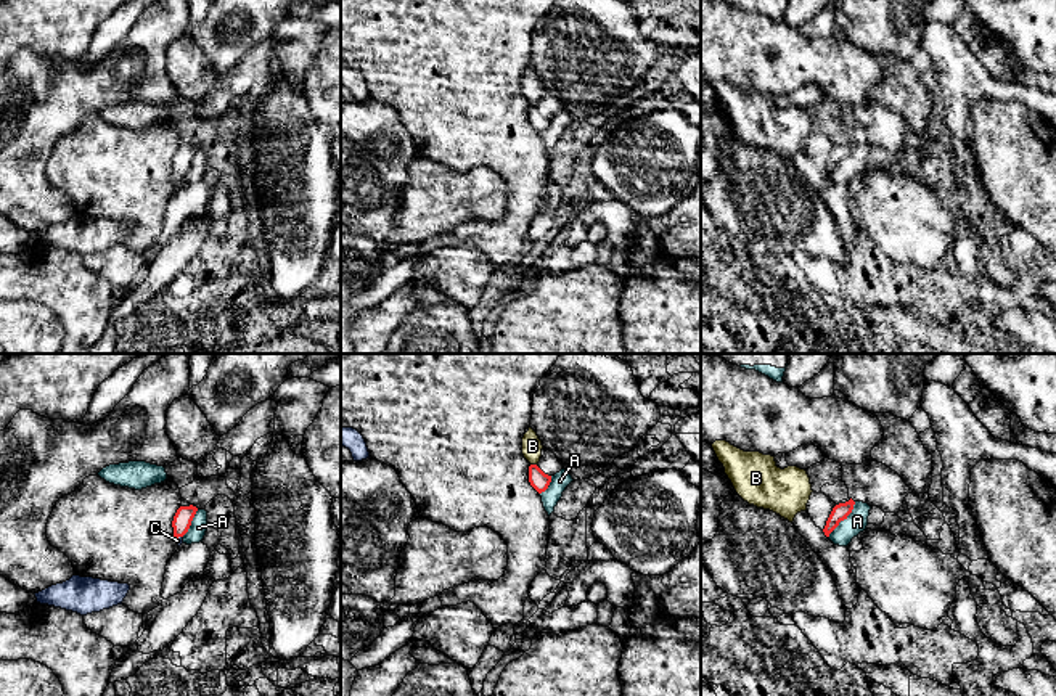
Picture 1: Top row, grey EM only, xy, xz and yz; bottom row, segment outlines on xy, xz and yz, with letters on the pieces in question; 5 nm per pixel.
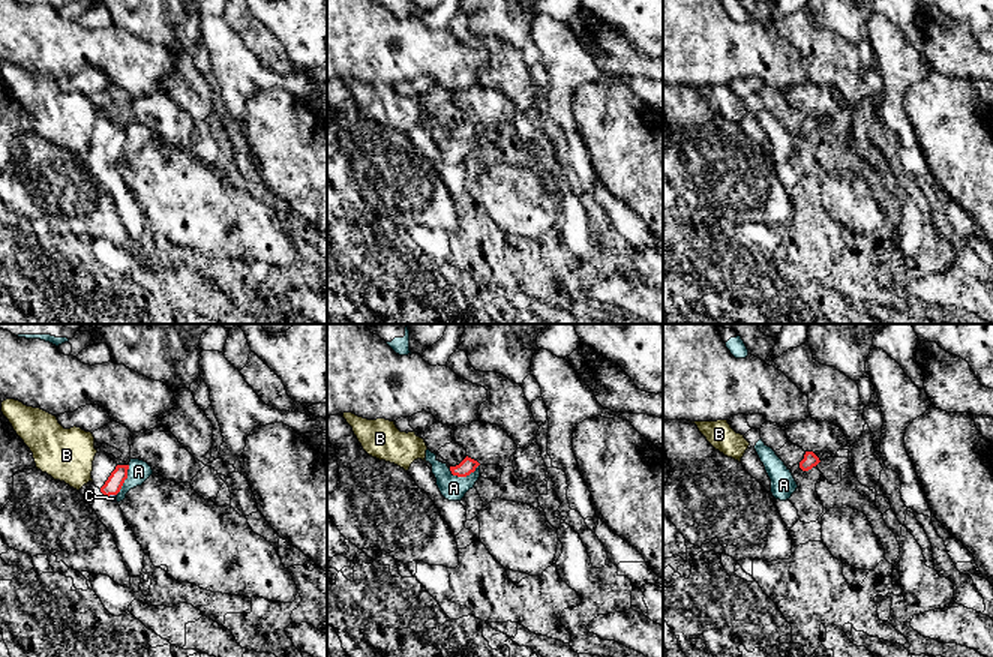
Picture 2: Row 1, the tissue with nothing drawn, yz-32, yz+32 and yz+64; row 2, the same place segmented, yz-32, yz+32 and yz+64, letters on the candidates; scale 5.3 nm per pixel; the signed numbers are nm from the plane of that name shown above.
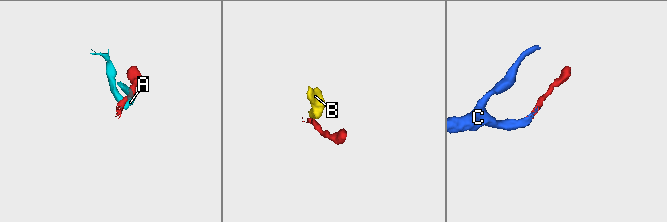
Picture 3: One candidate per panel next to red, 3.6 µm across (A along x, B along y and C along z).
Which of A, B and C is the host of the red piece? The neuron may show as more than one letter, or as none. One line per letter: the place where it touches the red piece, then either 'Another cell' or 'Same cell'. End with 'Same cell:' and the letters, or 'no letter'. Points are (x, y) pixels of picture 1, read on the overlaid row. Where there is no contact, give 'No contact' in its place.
A: Touches red at yz (843, 519). Another cell
B: Touches red at xz (534, 465). Another cell
C: Touches red at xy (179, 536). Same cell
Same cell: C

